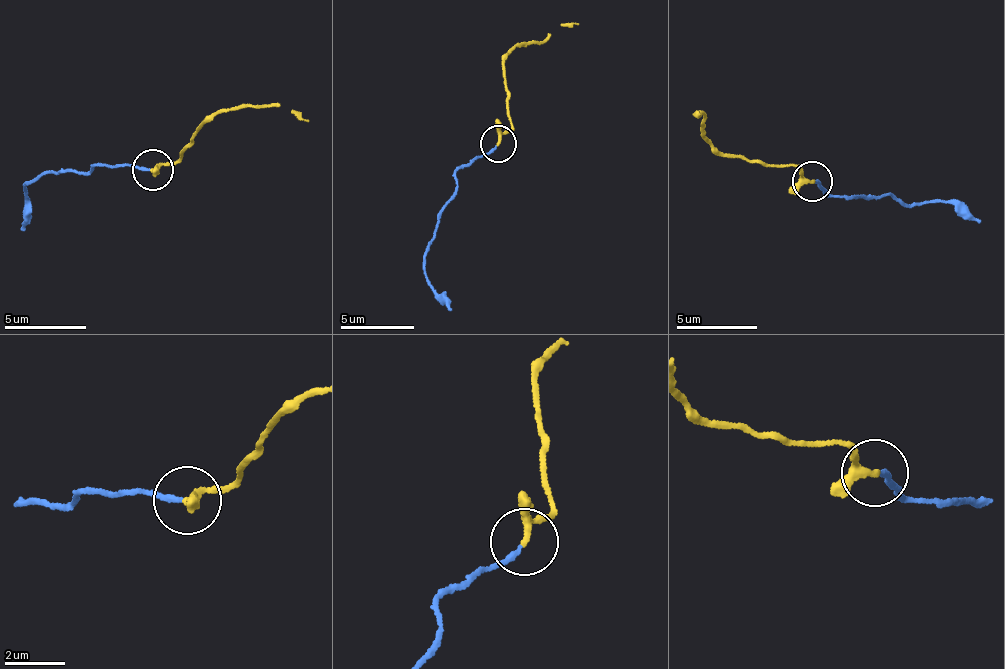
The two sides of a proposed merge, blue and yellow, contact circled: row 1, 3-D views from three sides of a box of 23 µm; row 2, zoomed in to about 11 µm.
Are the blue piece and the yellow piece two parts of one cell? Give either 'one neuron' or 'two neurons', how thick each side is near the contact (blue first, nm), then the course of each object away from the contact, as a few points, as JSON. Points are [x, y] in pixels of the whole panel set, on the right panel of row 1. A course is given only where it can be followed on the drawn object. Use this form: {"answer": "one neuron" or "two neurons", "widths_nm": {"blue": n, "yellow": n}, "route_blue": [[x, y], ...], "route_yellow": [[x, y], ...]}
{"answer": "one neuron", "widths_nm": {"blue": 170, "yellow": 200}, "route_blue": [[814, 183], [829, 194], [855, 199], [891, 196], [915, 206], [939, 202], [980, 222]], "route_yellow": [[811, 182], [797, 166], [713, 149], [699, 114]]}

